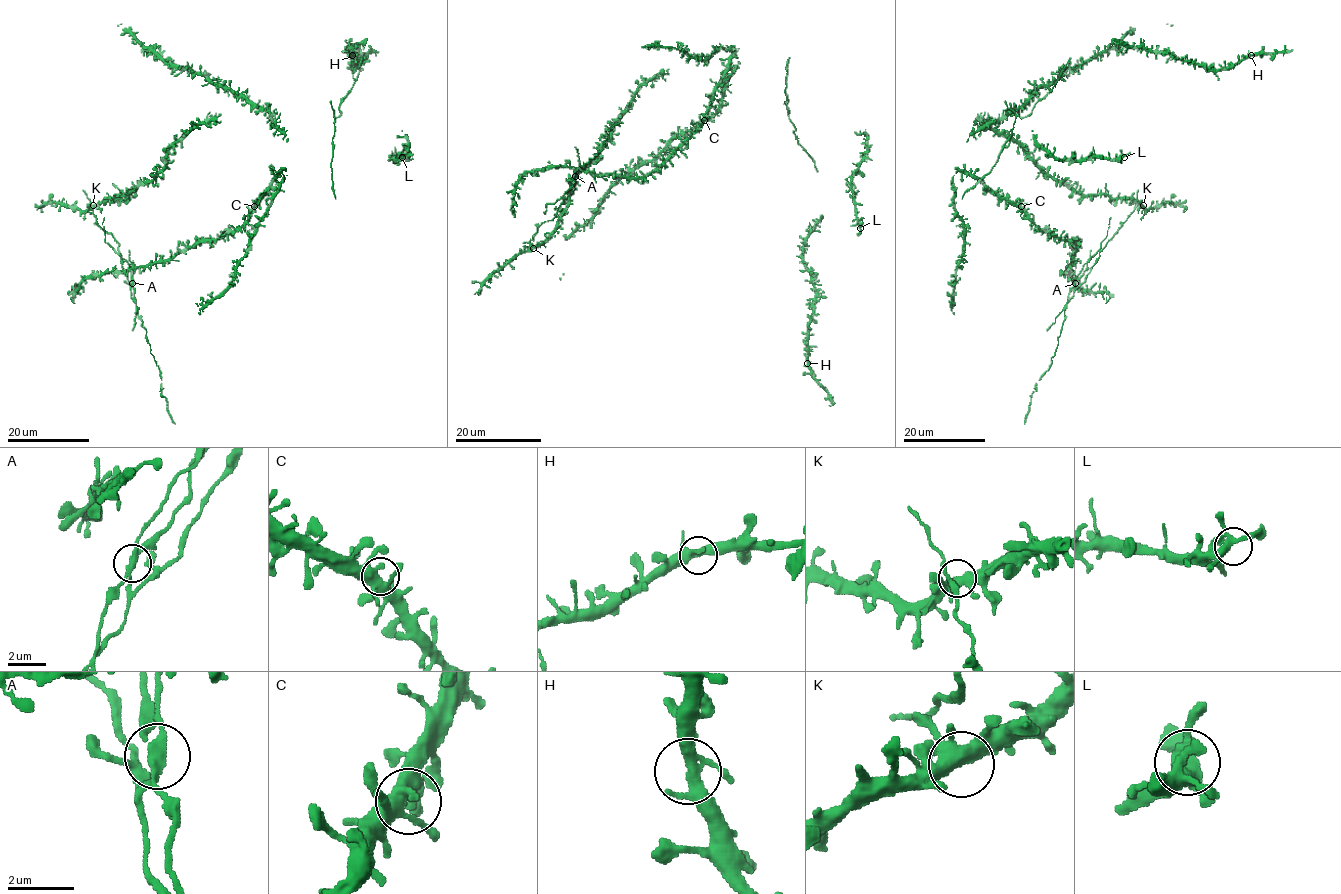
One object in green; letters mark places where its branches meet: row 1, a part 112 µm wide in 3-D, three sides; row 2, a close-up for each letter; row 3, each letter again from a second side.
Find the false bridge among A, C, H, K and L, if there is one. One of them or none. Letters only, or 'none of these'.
A

